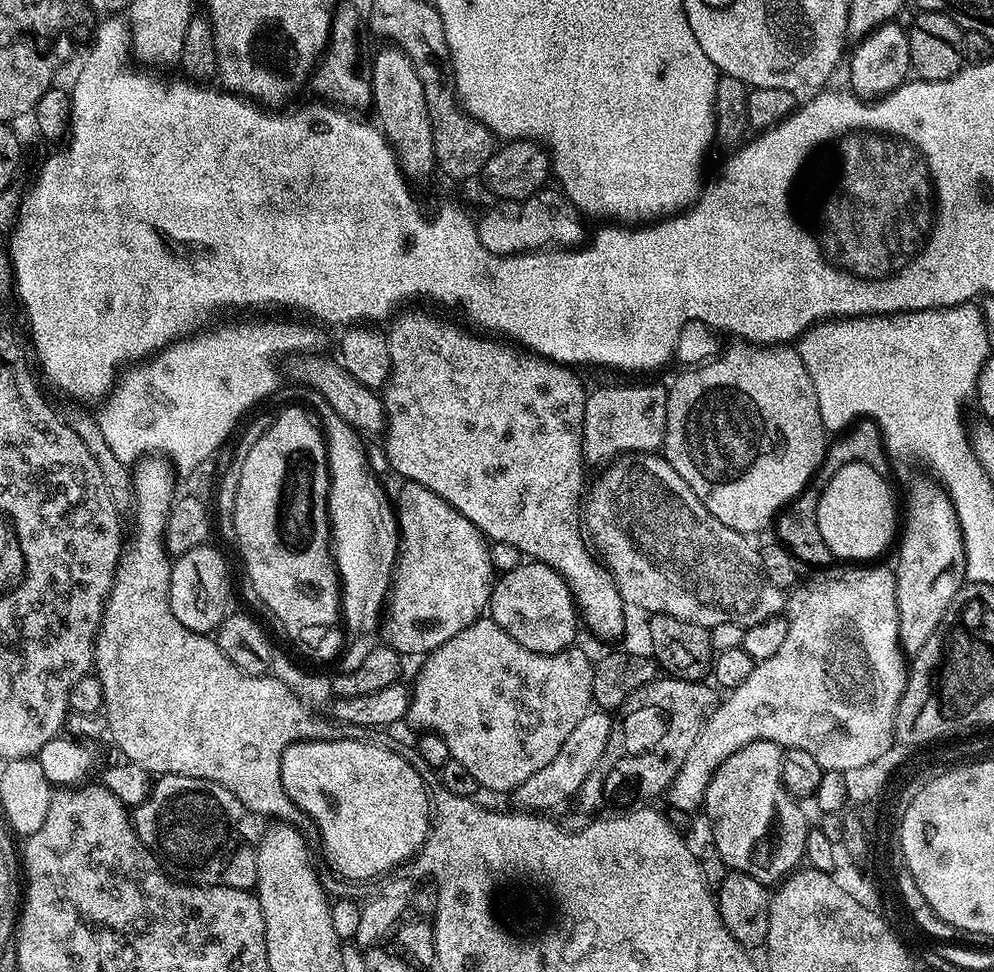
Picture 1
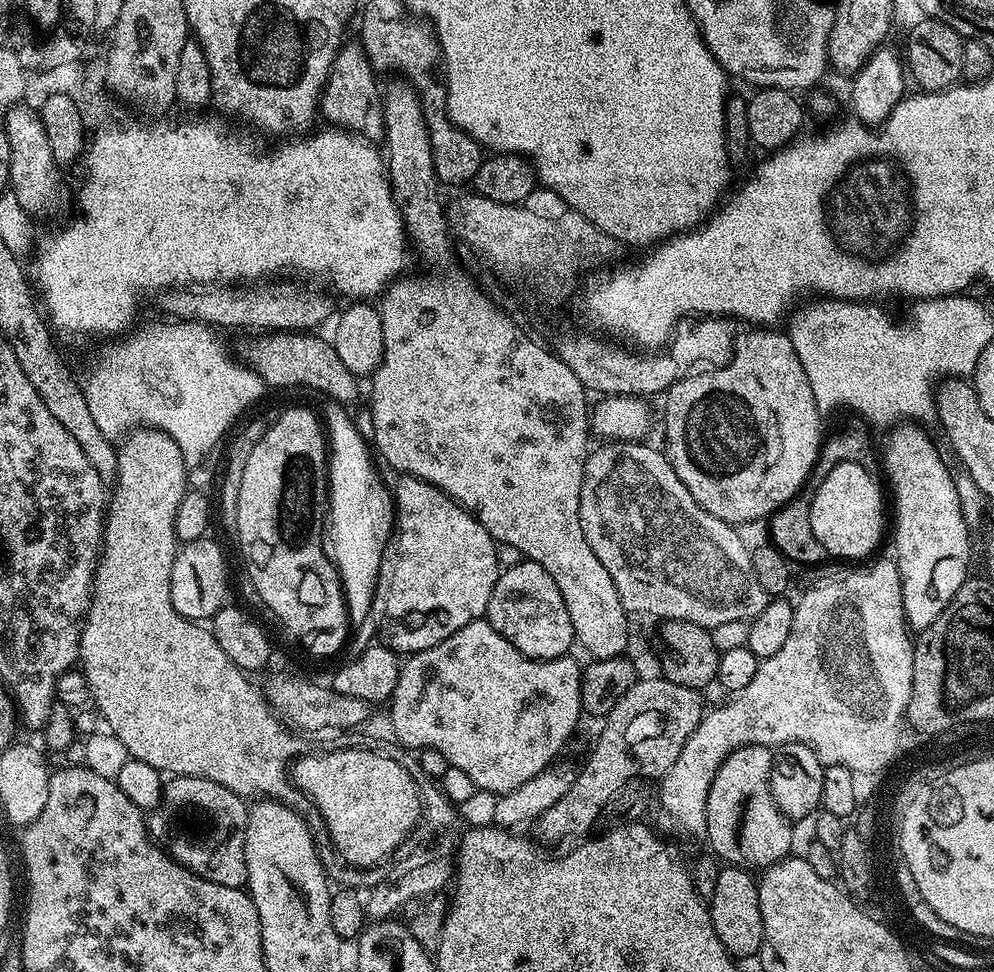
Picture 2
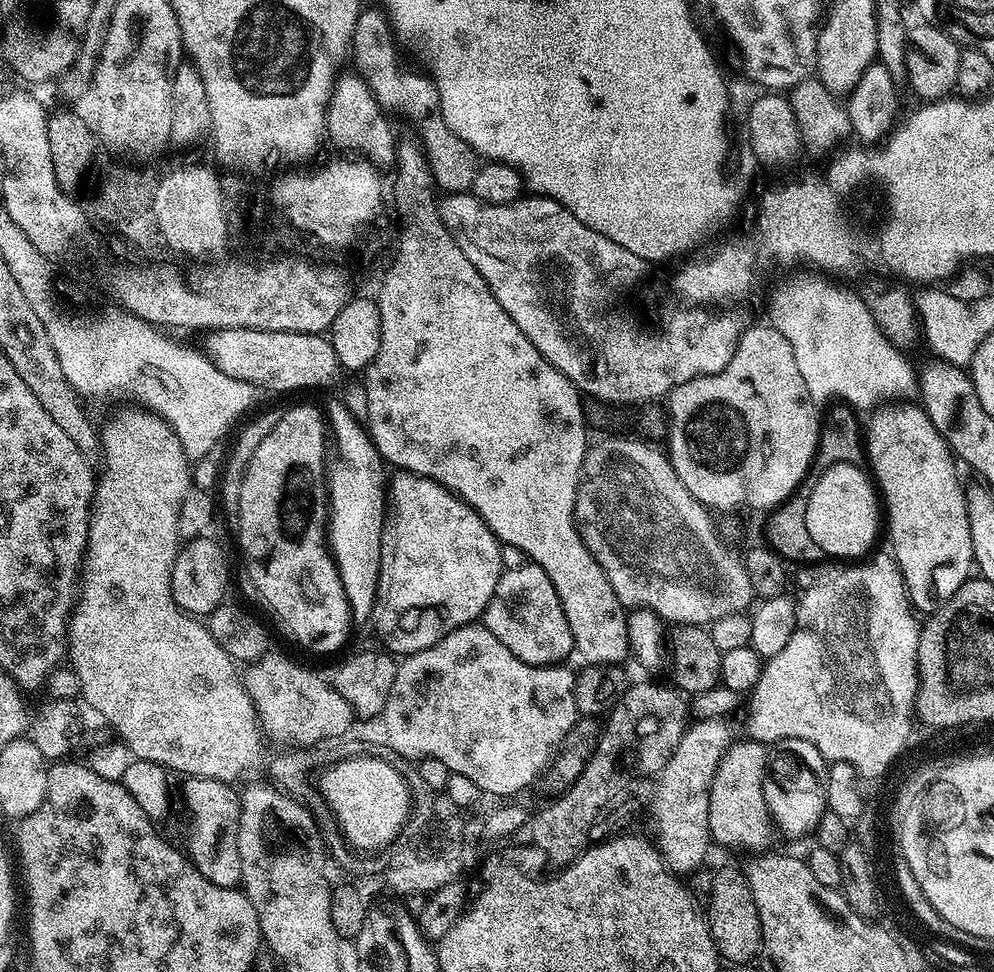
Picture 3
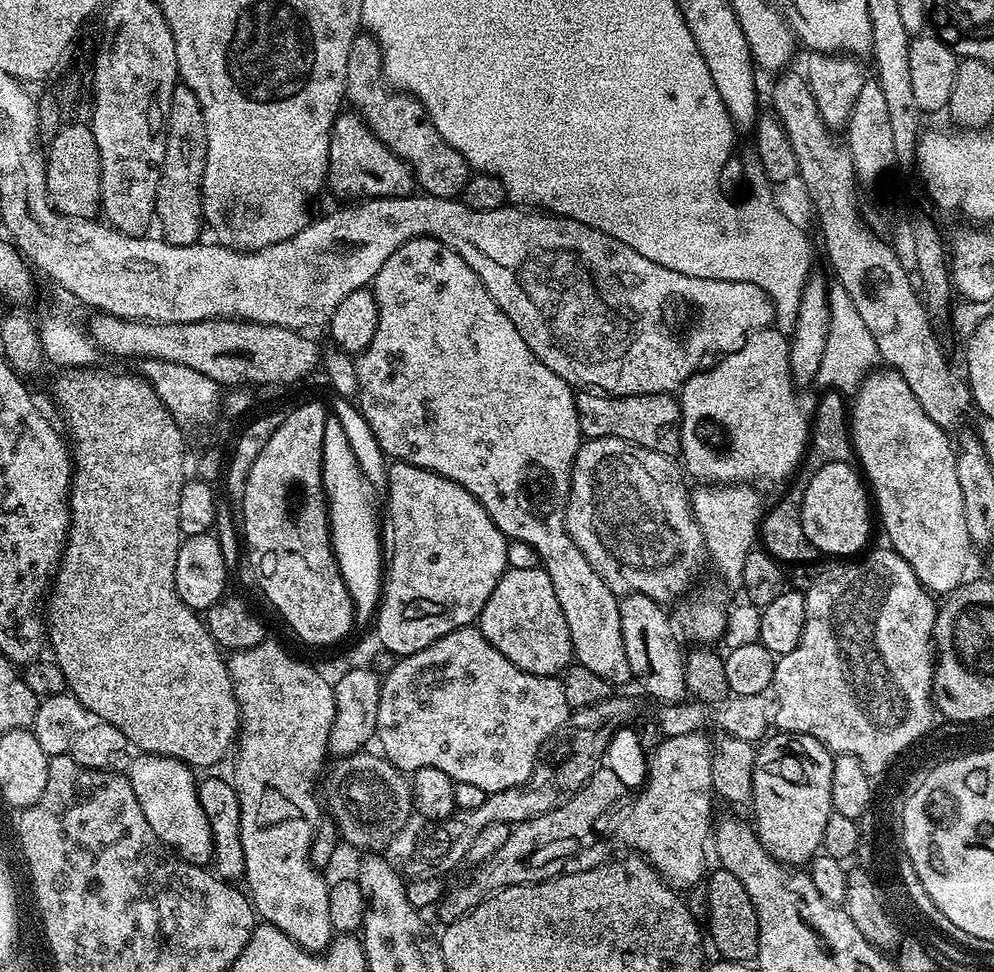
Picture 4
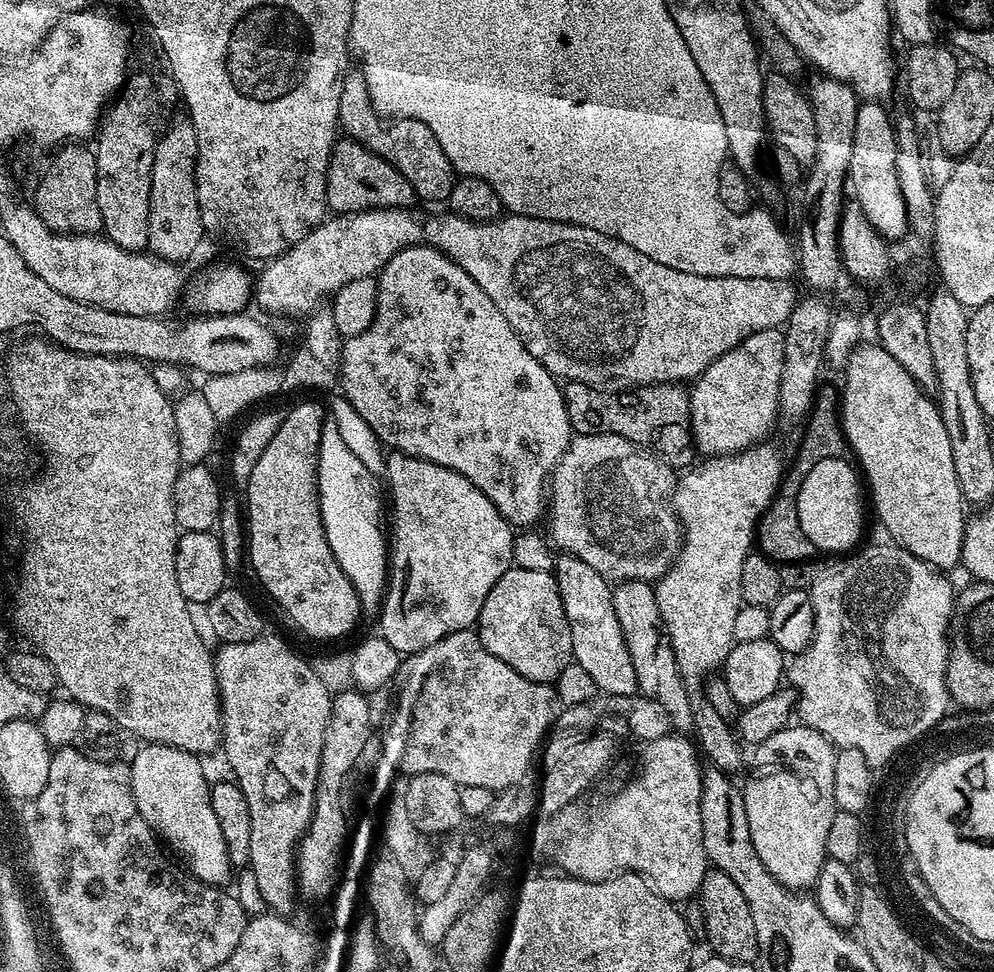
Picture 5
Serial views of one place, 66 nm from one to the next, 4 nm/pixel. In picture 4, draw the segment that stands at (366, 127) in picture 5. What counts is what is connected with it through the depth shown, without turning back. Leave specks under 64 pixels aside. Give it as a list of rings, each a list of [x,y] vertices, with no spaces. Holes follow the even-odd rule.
[[[358,34],[350,46],[350,58],[346,61],[346,82],[344,83],[344,95],[347,103],[354,109],[356,115],[364,119],[364,123],[378,137],[387,148],[400,160],[403,160],[412,170],[415,183],[421,193],[437,196],[438,198],[456,198],[463,193],[470,175],[470,169],[466,158],[438,134],[434,122],[429,118],[428,111],[422,106],[422,102],[407,92],[393,90],[384,78],[384,63],[378,42],[373,36]]]

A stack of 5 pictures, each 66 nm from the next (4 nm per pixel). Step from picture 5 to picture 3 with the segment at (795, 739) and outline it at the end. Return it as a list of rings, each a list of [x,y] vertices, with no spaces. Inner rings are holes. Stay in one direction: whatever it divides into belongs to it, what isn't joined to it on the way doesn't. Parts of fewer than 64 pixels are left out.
[[[777,740],[768,758],[768,771],[764,777],[764,798],[768,815],[775,827],[788,836],[815,833],[816,823],[824,817],[828,807],[824,778],[826,761],[810,742]]]

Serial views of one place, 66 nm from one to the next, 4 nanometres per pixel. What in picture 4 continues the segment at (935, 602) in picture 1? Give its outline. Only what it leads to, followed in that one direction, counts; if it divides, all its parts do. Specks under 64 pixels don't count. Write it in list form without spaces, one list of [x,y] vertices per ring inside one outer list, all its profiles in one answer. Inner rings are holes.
[[[887,366],[869,372],[856,389],[854,399],[850,404],[854,456],[857,461],[860,459],[859,467],[870,485],[875,511],[876,508],[880,511],[880,520],[888,535],[887,543],[892,551],[910,562],[910,570],[914,570],[918,582],[927,592],[953,592],[960,584],[965,583],[969,575],[968,559],[972,556],[974,545],[966,530],[962,486],[958,486],[956,450],[953,441],[948,441],[949,433],[927,416],[926,410],[918,406],[918,398],[914,398],[910,386],[906,386],[904,379]]]

